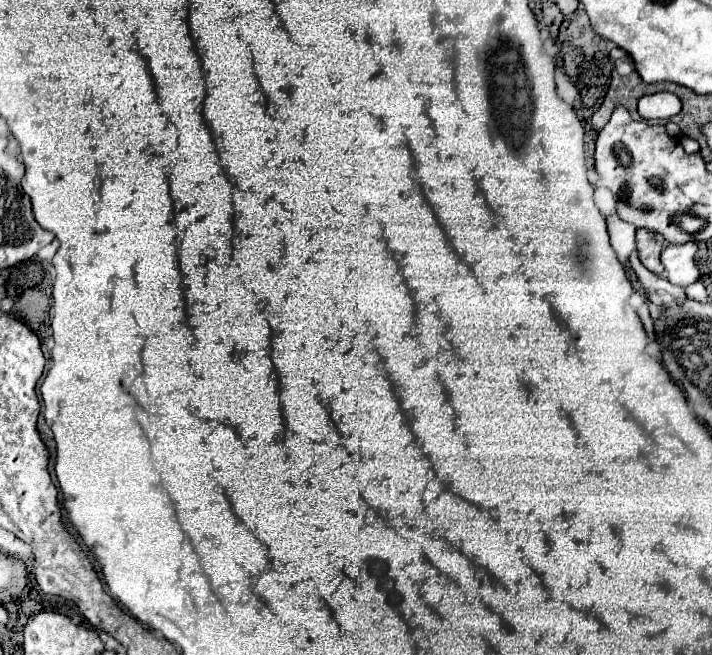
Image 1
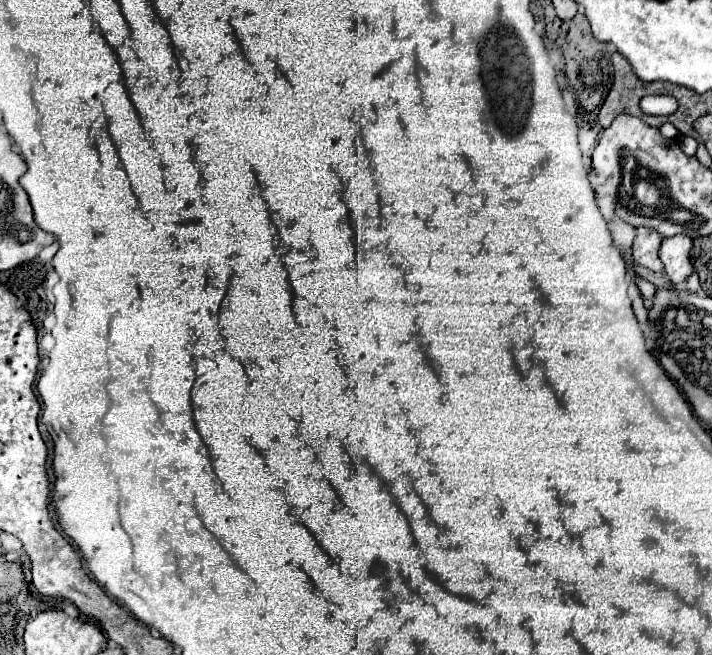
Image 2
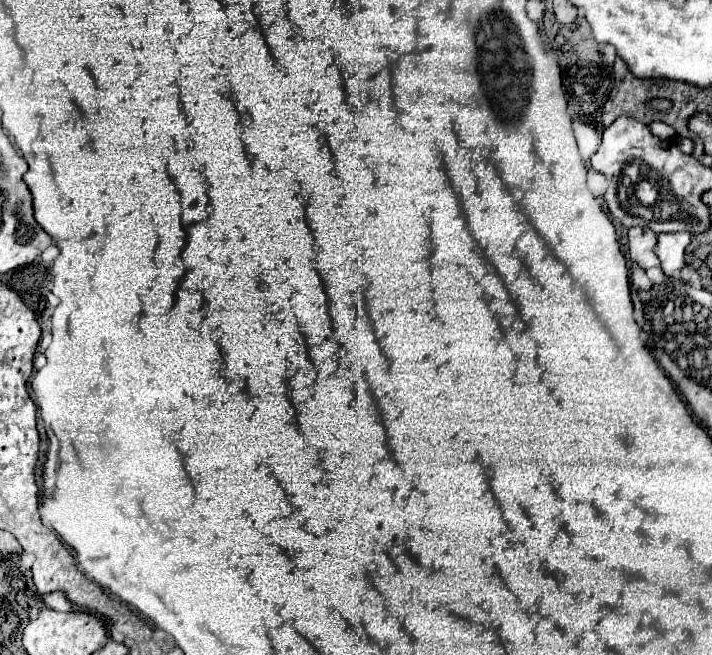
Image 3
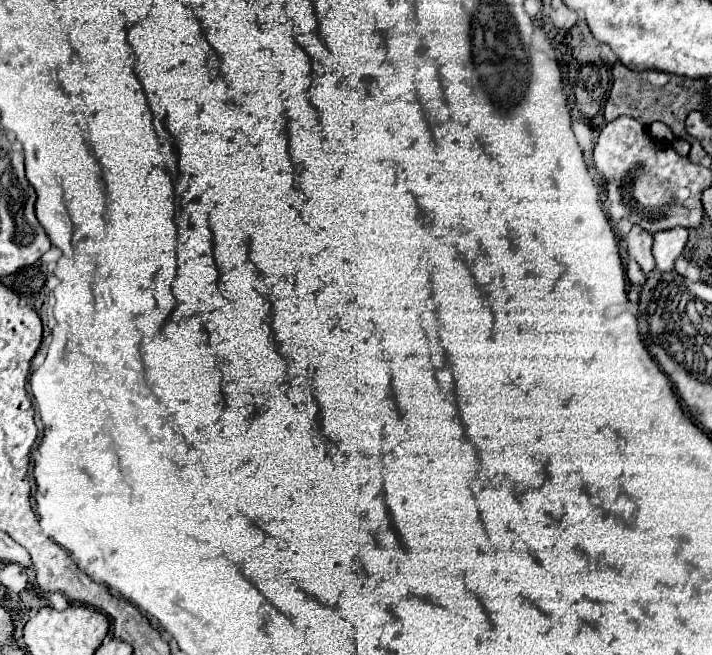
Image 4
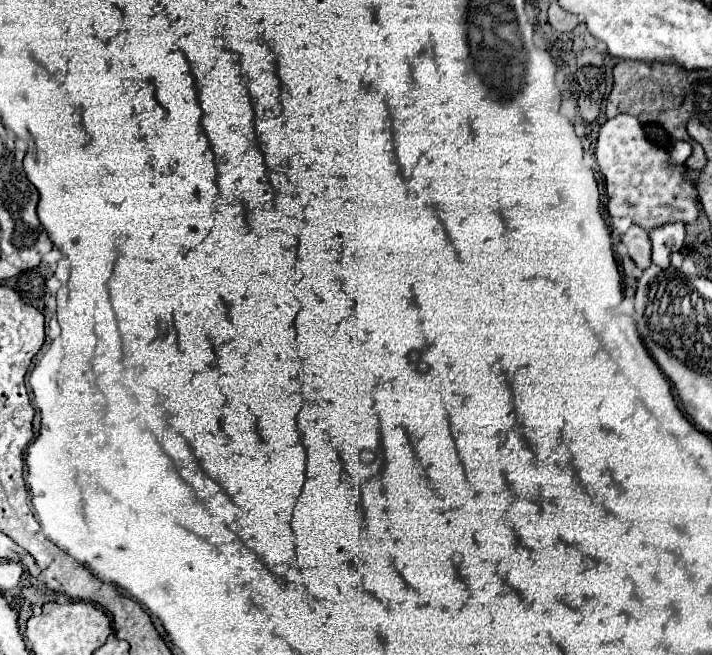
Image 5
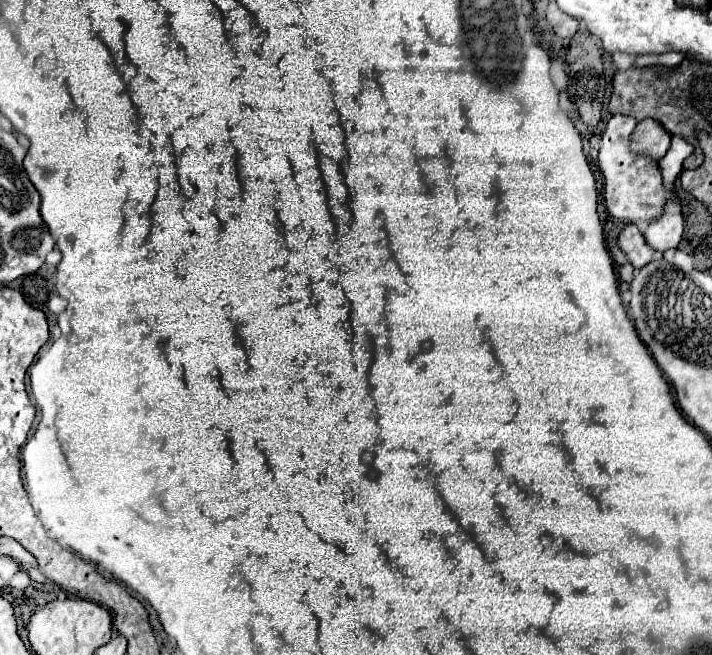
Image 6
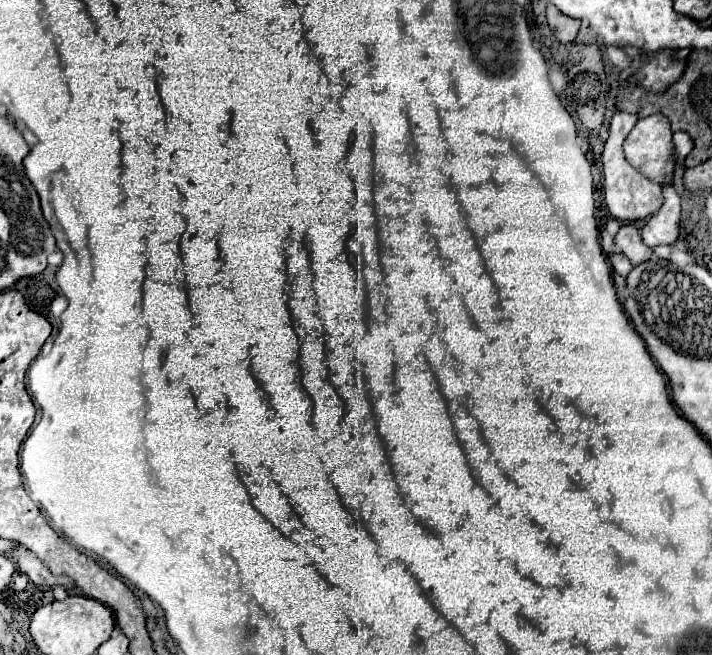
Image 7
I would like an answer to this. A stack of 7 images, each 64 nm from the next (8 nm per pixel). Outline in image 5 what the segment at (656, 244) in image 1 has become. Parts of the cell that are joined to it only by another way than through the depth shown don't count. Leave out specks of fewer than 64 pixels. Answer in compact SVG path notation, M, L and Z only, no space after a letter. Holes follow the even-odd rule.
M632 224L628 228L628 232L622 236L622 244L628 248L628 256L634 260L634 264L640 270L644 270L644 268L648 268L652 264L652 260L650 260L652 250L650 250L650 240L648 240L646 230Z

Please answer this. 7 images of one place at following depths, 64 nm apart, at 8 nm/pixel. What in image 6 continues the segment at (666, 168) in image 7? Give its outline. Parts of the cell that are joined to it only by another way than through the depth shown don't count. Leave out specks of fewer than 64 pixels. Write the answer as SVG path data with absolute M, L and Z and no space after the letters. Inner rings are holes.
M652 118L638 122L636 130L630 136L630 148L638 156L646 156L654 162L660 162L670 148L670 132Z

